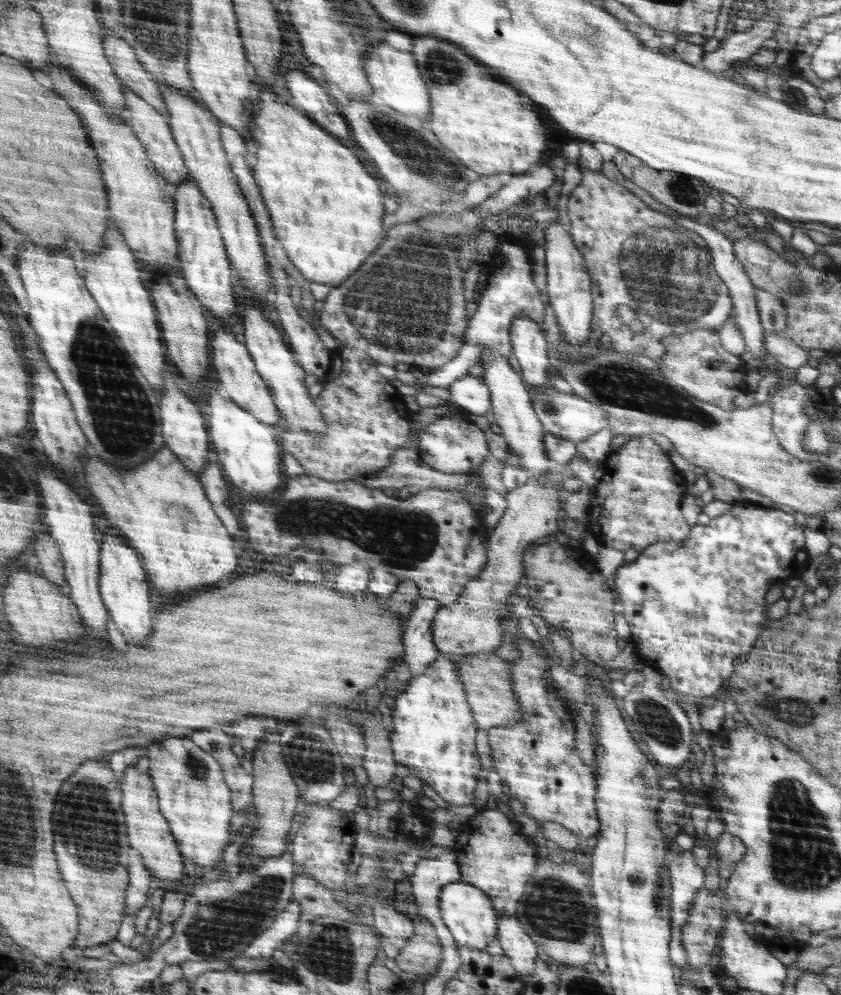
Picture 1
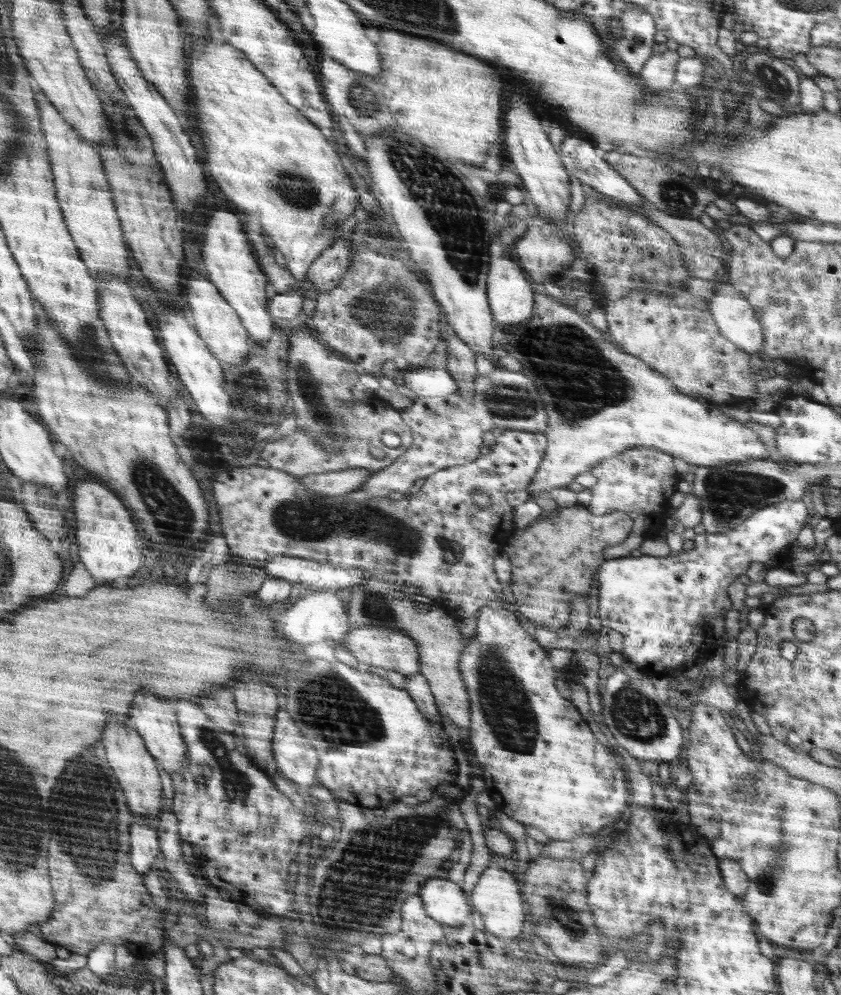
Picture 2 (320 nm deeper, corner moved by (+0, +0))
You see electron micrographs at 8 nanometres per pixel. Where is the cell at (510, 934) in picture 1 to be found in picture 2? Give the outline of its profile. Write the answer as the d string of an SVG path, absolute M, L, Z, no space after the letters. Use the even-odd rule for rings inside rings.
M492 864L482 872L469 896L472 899L472 906L481 914L484 928L497 935L504 943L519 940L518 934L522 932L522 926L524 926L526 908L522 901L521 885L521 881L514 872L508 873L504 868Z

